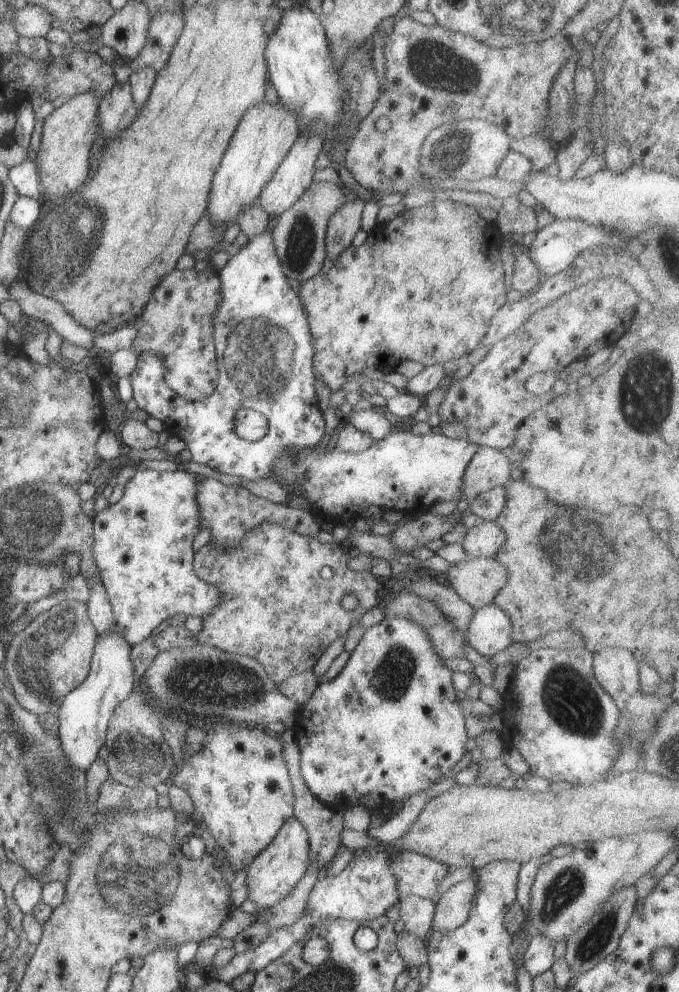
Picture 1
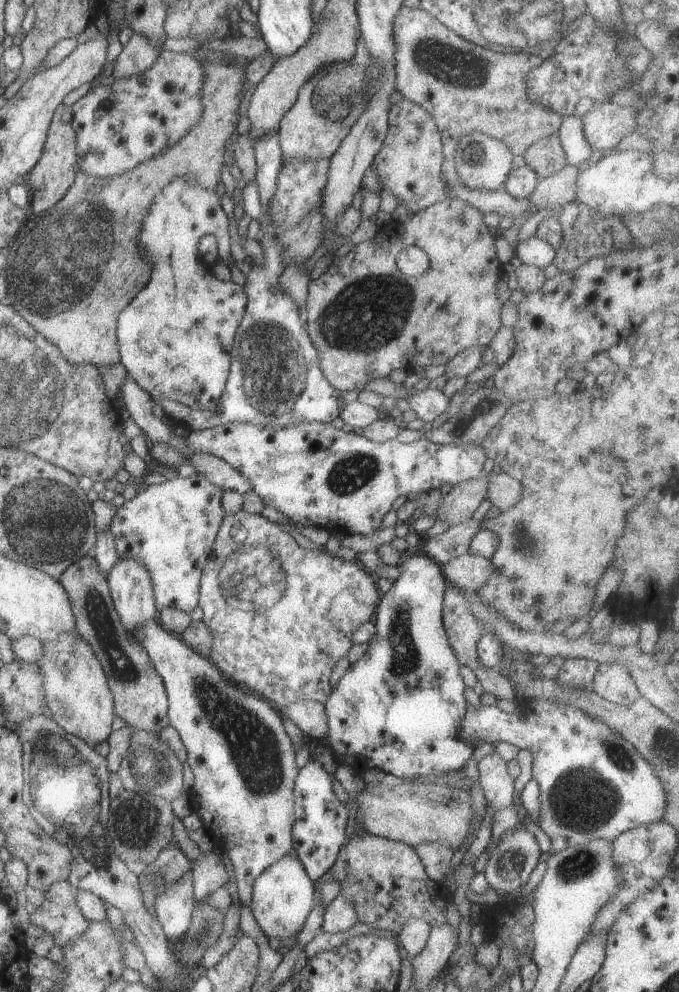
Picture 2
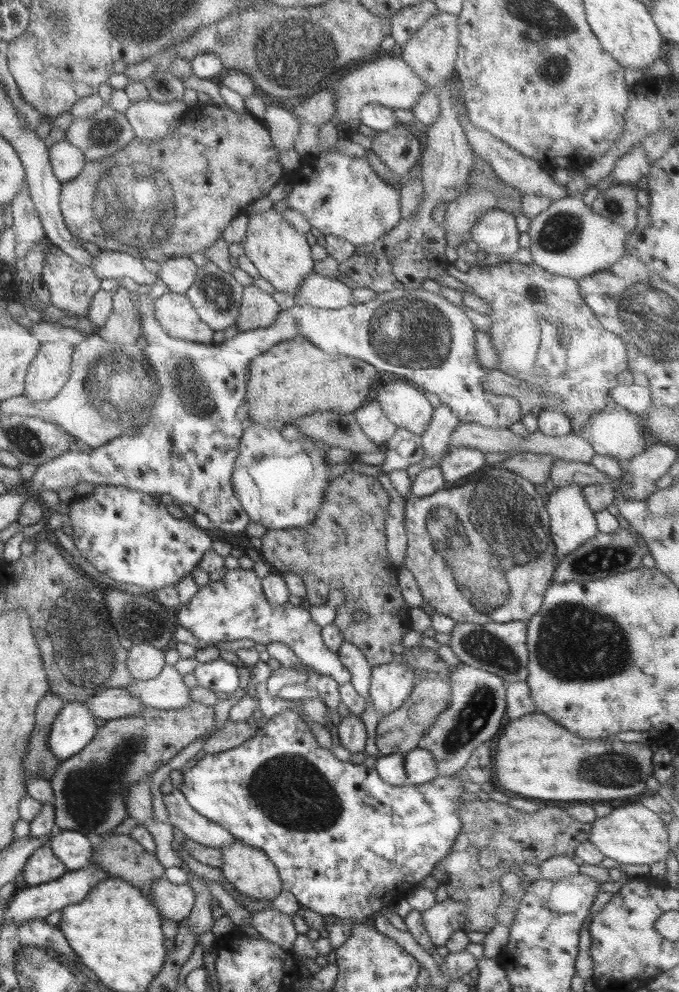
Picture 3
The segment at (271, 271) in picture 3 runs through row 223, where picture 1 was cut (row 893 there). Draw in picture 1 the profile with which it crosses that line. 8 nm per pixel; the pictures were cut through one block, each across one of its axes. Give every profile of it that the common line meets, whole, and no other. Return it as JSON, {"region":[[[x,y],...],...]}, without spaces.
{"region":[[[288,818],[284,826],[280,827],[276,838],[270,846],[262,850],[254,862],[246,868],[247,899],[258,906],[258,909],[267,909],[276,906],[296,888],[296,884],[304,878],[310,866],[310,843],[304,825],[296,818]]]}

